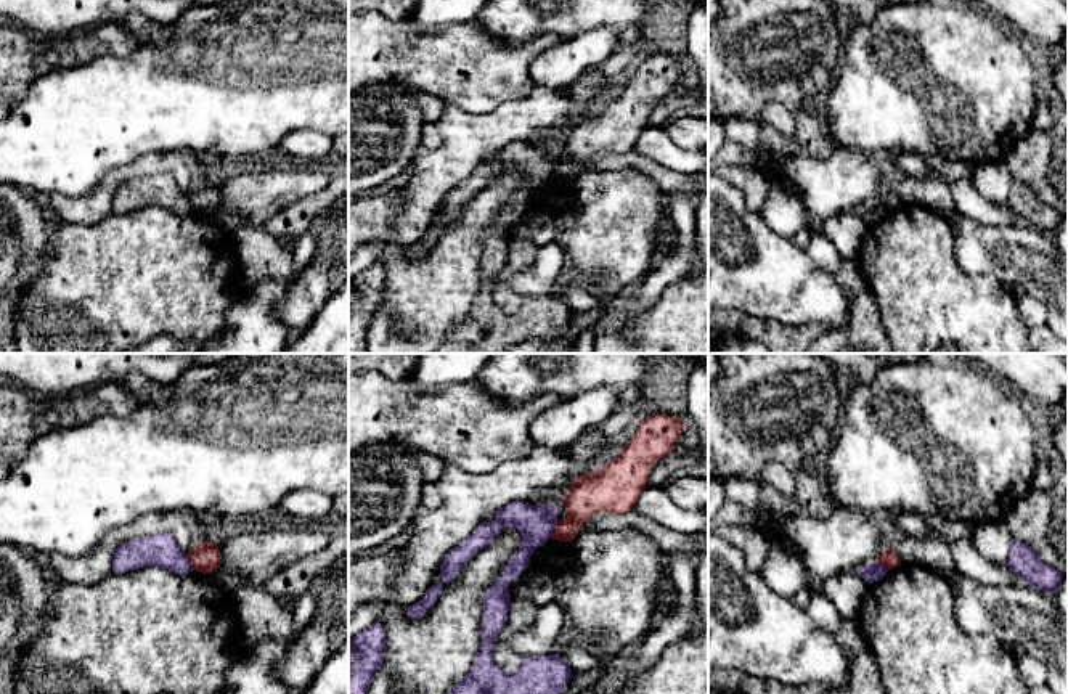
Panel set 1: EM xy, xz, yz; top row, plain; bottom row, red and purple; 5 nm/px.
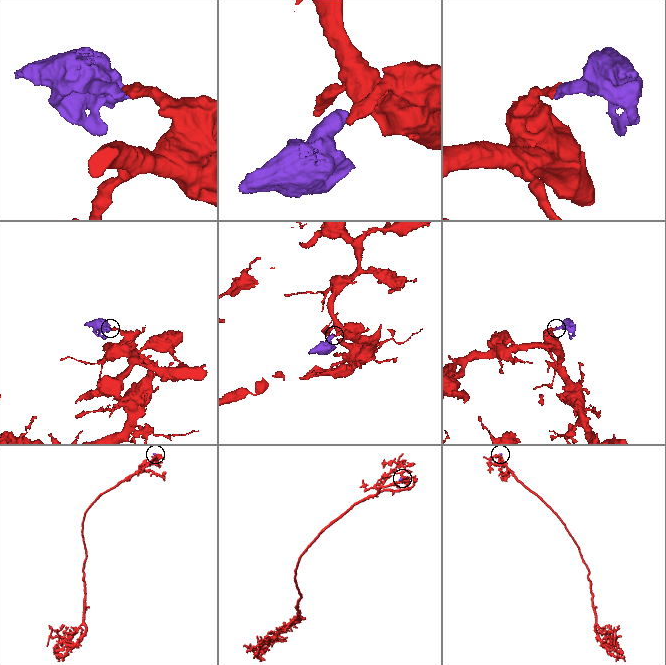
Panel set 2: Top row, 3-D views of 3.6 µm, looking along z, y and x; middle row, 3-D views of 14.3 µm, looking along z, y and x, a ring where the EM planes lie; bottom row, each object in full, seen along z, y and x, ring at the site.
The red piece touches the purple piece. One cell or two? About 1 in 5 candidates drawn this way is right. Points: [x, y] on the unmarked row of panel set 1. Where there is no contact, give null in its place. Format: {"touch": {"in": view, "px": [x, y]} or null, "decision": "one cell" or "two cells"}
{"touch": {"in": "xz", "px": [554, 169]}, "decision": "two cells"}

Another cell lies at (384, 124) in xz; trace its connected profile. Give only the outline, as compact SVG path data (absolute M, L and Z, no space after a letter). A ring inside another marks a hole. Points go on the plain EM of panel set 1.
M385 84L349 93L349 196L403 174L422 149L426 117L413 93Z

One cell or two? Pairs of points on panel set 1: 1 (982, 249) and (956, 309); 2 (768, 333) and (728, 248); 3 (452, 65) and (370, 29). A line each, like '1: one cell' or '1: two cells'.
1: two cells
2: two cells
3: one cell

